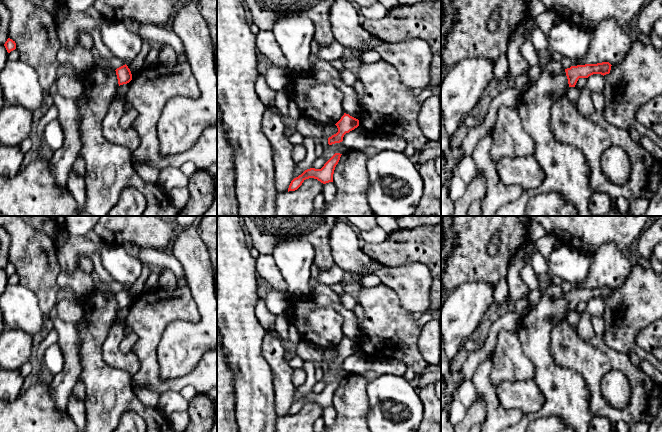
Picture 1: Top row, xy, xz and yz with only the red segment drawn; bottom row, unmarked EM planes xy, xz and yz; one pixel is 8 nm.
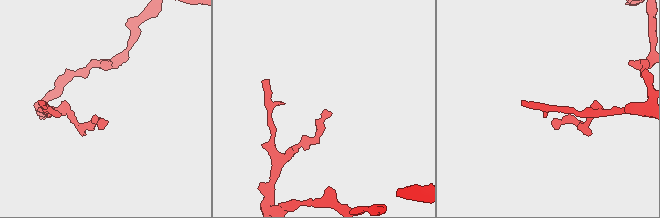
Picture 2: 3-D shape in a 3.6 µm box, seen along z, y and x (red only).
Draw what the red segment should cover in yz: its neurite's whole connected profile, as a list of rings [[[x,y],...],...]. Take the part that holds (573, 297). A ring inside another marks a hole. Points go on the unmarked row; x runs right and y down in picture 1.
[[[609,286],[571,290],[565,293],[569,311],[575,311],[579,302],[588,302],[593,298],[601,298],[603,300],[609,298],[611,290]]]

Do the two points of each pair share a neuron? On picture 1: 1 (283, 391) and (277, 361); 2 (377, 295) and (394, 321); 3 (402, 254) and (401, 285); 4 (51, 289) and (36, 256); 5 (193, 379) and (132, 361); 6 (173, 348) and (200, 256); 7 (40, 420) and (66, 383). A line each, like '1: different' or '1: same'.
1: same
2: same
3: different
4: same
5: different
6: same
7: different

